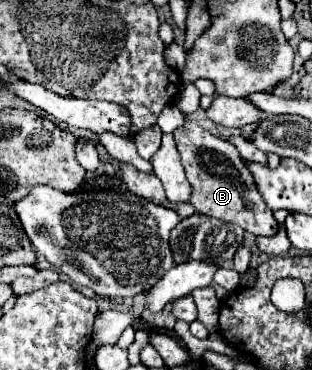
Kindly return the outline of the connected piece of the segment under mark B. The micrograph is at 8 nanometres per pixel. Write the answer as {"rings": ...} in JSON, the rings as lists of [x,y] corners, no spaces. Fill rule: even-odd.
{"rings":[[[185,115],[185,125],[175,129],[173,135],[175,135],[177,151],[181,157],[181,165],[193,187],[193,195],[191,195],[189,203],[197,209],[197,213],[217,217],[227,223],[235,223],[253,235],[271,237],[277,233],[277,221],[273,219],[273,211],[267,209],[265,201],[261,199],[261,195],[255,189],[251,173],[247,171],[243,159],[239,157],[239,151],[229,141],[215,137],[209,131],[201,129],[189,115]],[[223,163],[229,163],[233,173],[227,173],[227,175],[215,173],[215,167],[223,165]]]}

